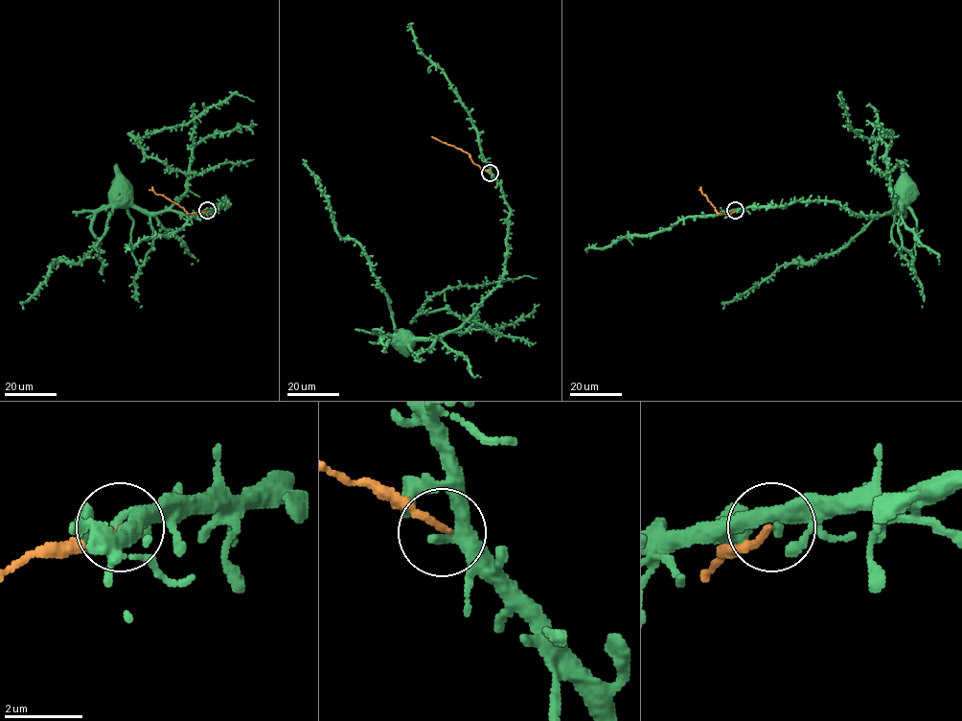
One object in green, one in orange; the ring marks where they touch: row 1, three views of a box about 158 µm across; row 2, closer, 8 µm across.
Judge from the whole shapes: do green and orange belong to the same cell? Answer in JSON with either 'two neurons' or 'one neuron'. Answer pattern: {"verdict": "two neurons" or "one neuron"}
{"verdict": "two neurons"}

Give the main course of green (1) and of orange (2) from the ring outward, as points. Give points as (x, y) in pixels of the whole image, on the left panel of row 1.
1: (207, 211), (227, 206), (223, 200), (197, 215), (115, 207), (94, 247), (76, 263), (52, 264), (23, 309)
2: (207, 211), (188, 213), (148, 189)

